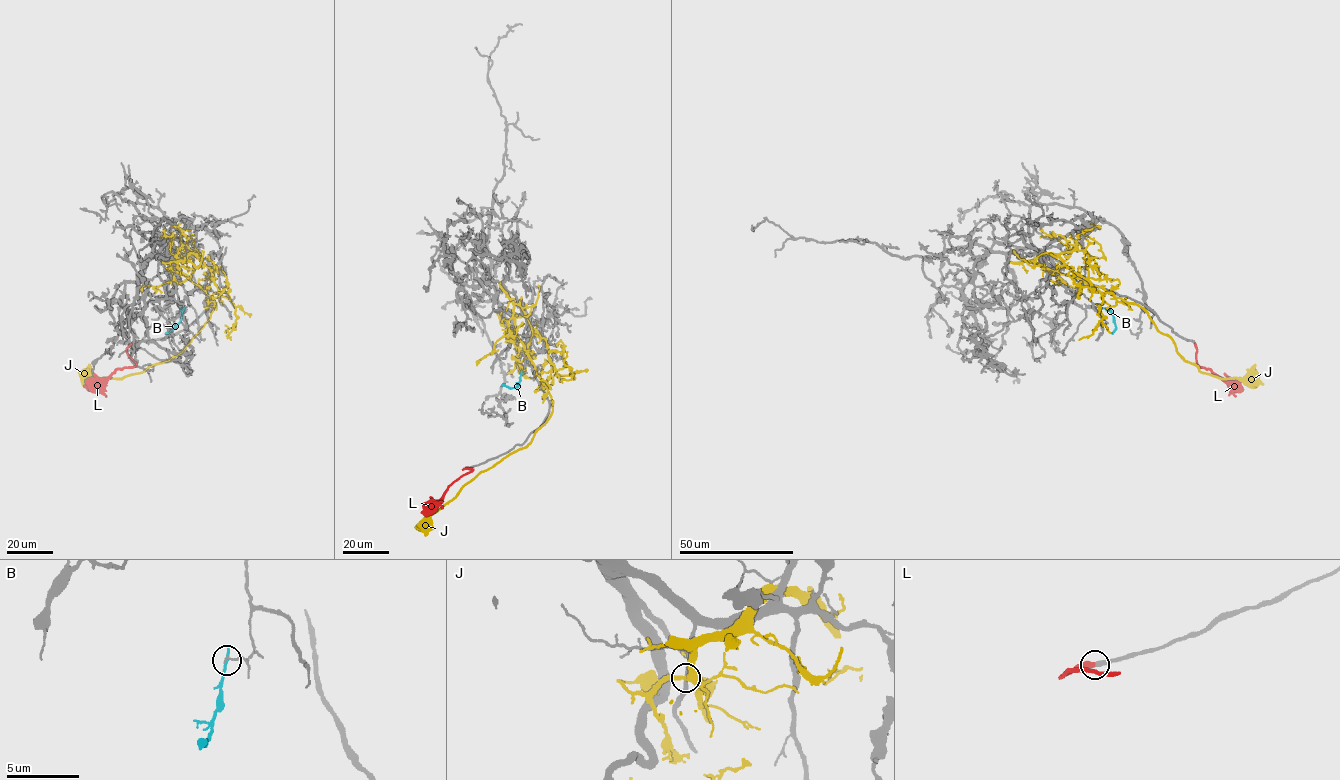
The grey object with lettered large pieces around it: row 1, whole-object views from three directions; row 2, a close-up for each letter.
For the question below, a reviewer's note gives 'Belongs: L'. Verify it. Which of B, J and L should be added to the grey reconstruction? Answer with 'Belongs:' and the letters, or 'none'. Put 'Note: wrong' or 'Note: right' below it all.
Belongs: L
Note: right

